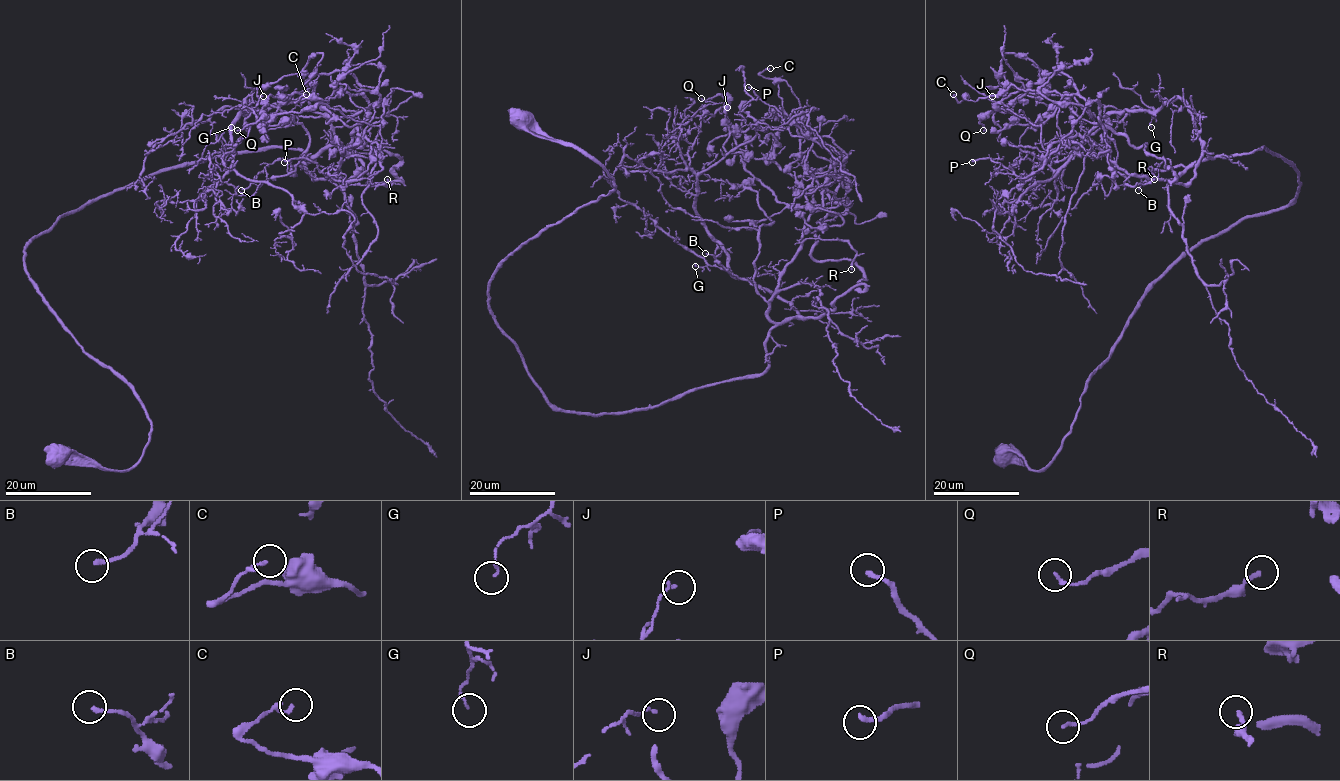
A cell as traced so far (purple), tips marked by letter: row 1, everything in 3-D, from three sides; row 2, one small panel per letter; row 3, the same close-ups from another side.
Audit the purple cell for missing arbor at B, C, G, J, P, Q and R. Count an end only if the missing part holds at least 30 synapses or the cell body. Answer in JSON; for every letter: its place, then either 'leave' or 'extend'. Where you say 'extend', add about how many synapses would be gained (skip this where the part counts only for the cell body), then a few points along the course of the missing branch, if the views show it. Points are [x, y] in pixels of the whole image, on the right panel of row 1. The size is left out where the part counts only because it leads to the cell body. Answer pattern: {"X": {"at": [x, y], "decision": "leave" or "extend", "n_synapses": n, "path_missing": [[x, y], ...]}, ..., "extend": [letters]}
{"B": {"at": [1138, 190], "decision": "leave"}, "C": {"at": [953, 94], "decision": "leave"}, "G": {"at": [1151, 127], "decision": "leave"}, "J": {"at": [992, 96], "decision": "leave"}, "P": {"at": [972, 162], "decision": "extend", "n_synapses": 35, "path_missing": [[972, 162], [969, 158], [978, 144], [983, 145], [986, 141]]}, "Q": {"at": [983, 130], "decision": "leave"}, "R": {"at": [1154, 179], "decision": "leave"}, "extend": ["P"]}

